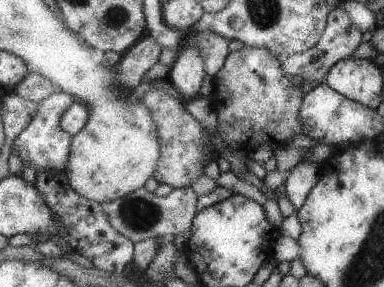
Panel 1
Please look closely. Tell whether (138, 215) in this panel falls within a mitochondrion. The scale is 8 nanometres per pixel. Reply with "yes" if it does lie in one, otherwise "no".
yes

